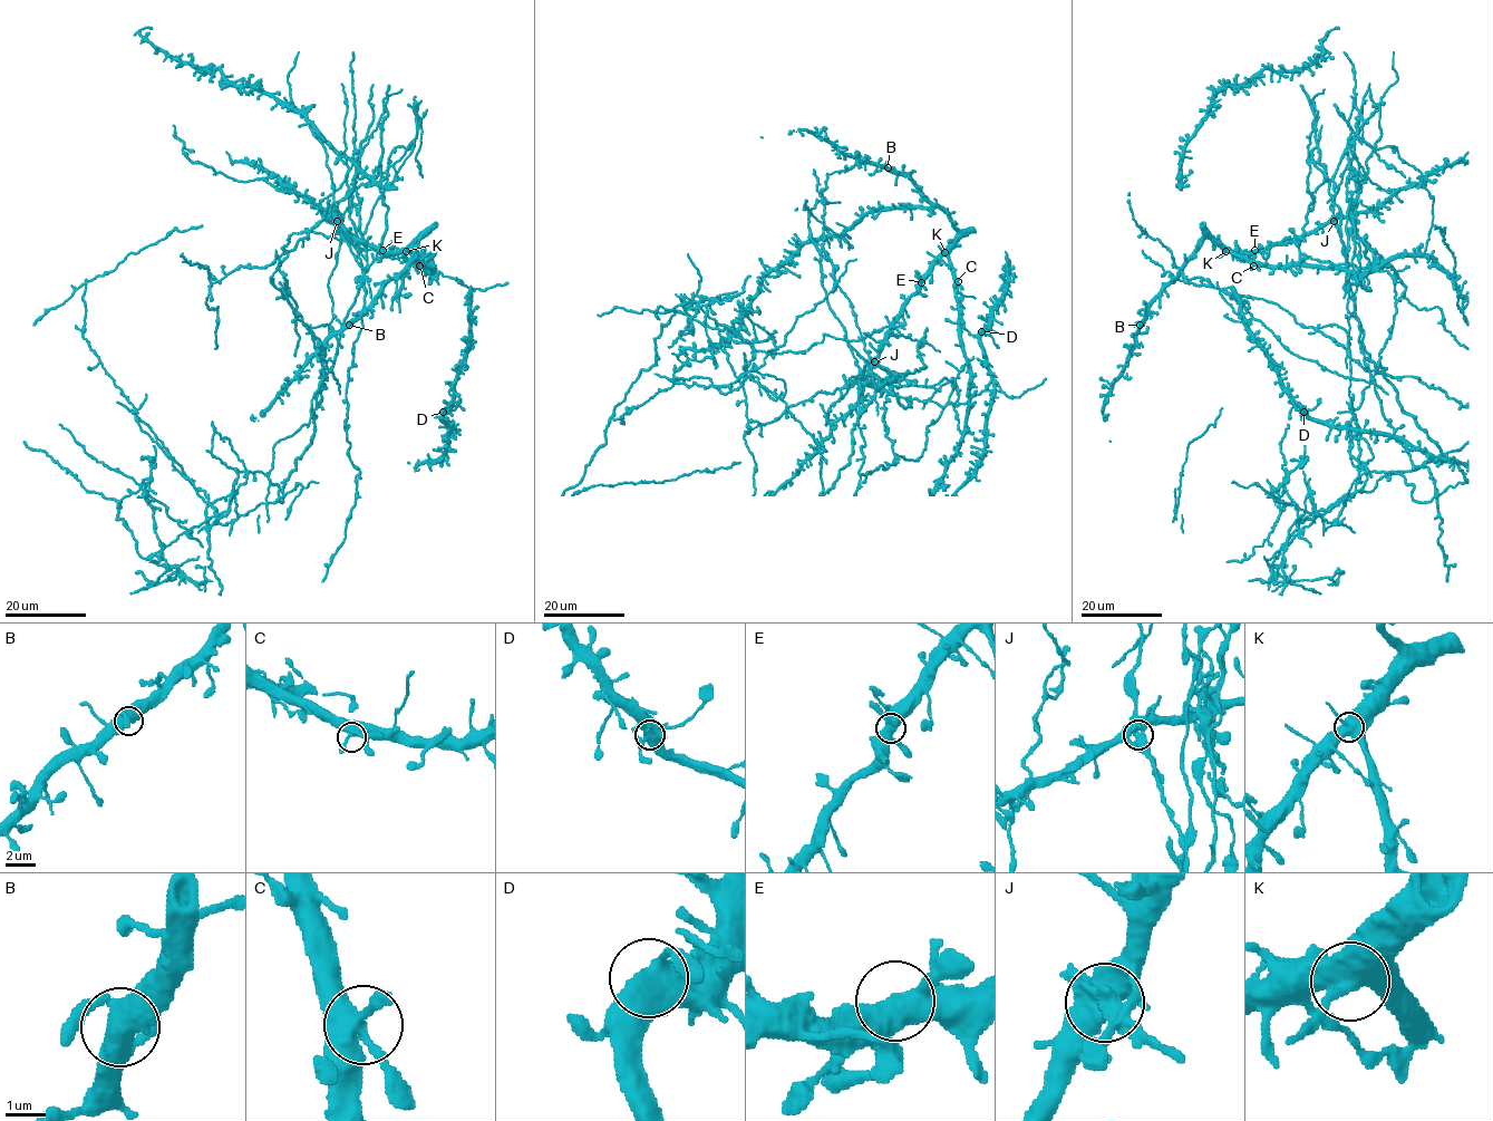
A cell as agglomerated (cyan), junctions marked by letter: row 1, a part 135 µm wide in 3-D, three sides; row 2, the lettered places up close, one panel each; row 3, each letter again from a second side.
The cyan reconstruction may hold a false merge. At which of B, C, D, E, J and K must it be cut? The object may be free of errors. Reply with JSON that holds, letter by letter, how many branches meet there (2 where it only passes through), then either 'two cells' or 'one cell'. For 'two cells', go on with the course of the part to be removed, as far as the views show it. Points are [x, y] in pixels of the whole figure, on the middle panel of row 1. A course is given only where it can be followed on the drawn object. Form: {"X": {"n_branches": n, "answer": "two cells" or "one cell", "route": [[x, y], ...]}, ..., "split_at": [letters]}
{"B": {"n_branches": 3, "answer": "one cell"}, "C": {"n_branches": 3, "answer": "one cell"}, "D": {"n_branches": 3, "answer": "one cell"}, "E": {"n_branches": 3, "answer": "one cell"}, "J": {"n_branches": 3, "answer": "two cells"}, "K": {"n_branches": 3, "answer": "one cell"}, "split_at": ["J"]}

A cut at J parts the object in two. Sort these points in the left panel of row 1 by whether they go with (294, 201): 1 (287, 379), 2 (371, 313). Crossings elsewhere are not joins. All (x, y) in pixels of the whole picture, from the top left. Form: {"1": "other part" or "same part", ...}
{"1": "same part", "2": "same part"}

